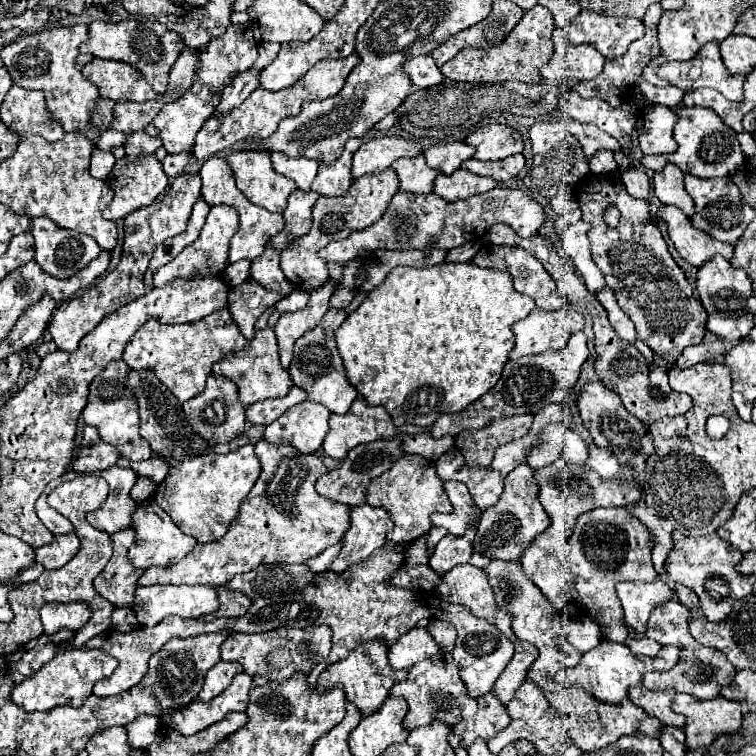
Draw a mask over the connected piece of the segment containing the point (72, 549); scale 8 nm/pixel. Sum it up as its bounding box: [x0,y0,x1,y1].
[35,534,79,570]

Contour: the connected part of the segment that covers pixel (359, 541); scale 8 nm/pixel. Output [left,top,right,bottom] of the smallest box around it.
[331,504,393,572]

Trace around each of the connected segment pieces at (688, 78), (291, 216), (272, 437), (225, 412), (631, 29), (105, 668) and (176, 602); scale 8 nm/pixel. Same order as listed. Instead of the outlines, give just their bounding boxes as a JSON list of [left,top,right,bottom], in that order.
[[657,44,743,100],[271,190,317,248],[265,400,329,454],[183,376,245,446],[569,10,643,58],[11,648,117,710],[135,586,219,626]]

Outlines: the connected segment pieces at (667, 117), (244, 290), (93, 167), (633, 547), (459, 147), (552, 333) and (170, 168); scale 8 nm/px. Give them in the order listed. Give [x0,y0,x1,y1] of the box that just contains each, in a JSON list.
[[639,106,677,154],[229,280,283,340],[89,150,115,180],[567,506,657,642],[425,142,475,174],[509,304,585,360],[163,152,189,178]]

